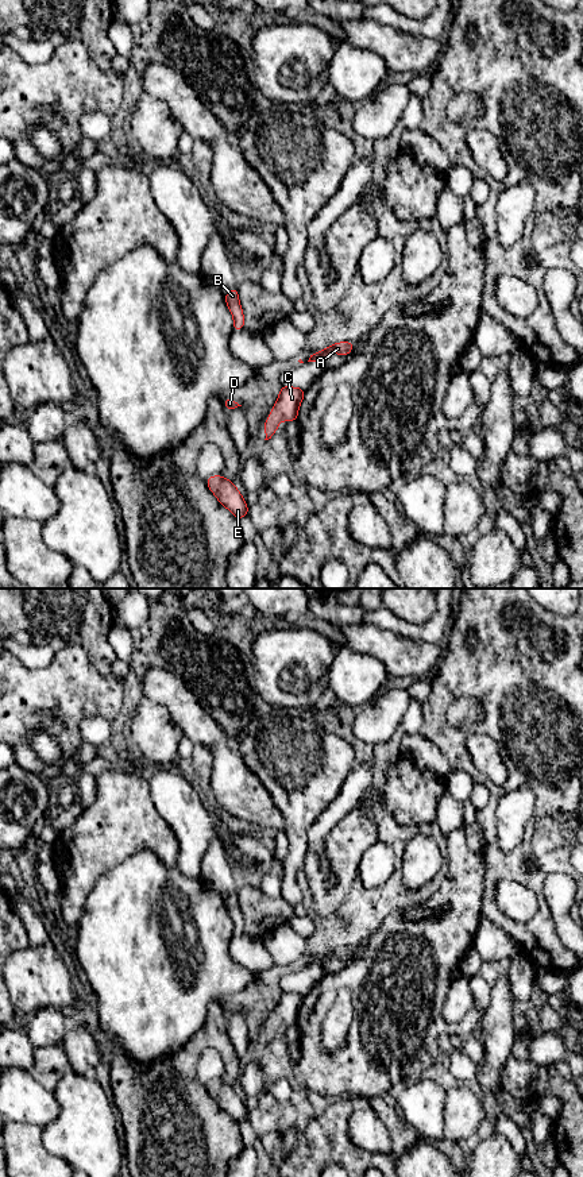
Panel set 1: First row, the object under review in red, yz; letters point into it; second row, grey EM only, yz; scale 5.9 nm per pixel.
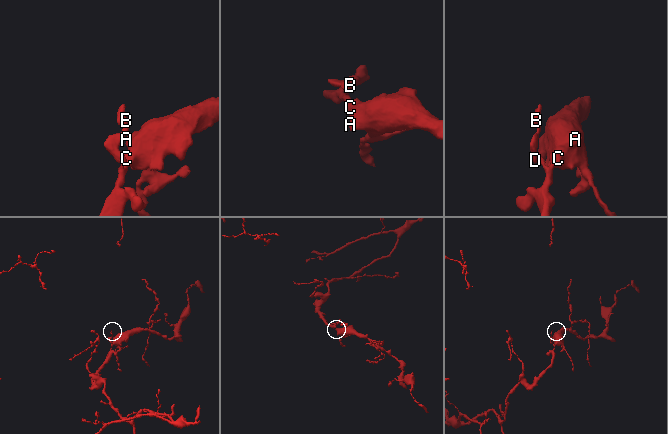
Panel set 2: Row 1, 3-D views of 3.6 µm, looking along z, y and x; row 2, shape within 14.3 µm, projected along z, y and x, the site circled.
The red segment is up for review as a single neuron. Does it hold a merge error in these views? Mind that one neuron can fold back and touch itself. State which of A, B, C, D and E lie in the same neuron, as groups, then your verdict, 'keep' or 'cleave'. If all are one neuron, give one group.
A B C D E; keep

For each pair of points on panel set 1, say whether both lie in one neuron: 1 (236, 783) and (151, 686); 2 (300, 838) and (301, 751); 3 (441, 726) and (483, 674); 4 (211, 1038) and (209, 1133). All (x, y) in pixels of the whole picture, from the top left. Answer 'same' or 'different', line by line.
1: same
2: same
3: same
4: same

